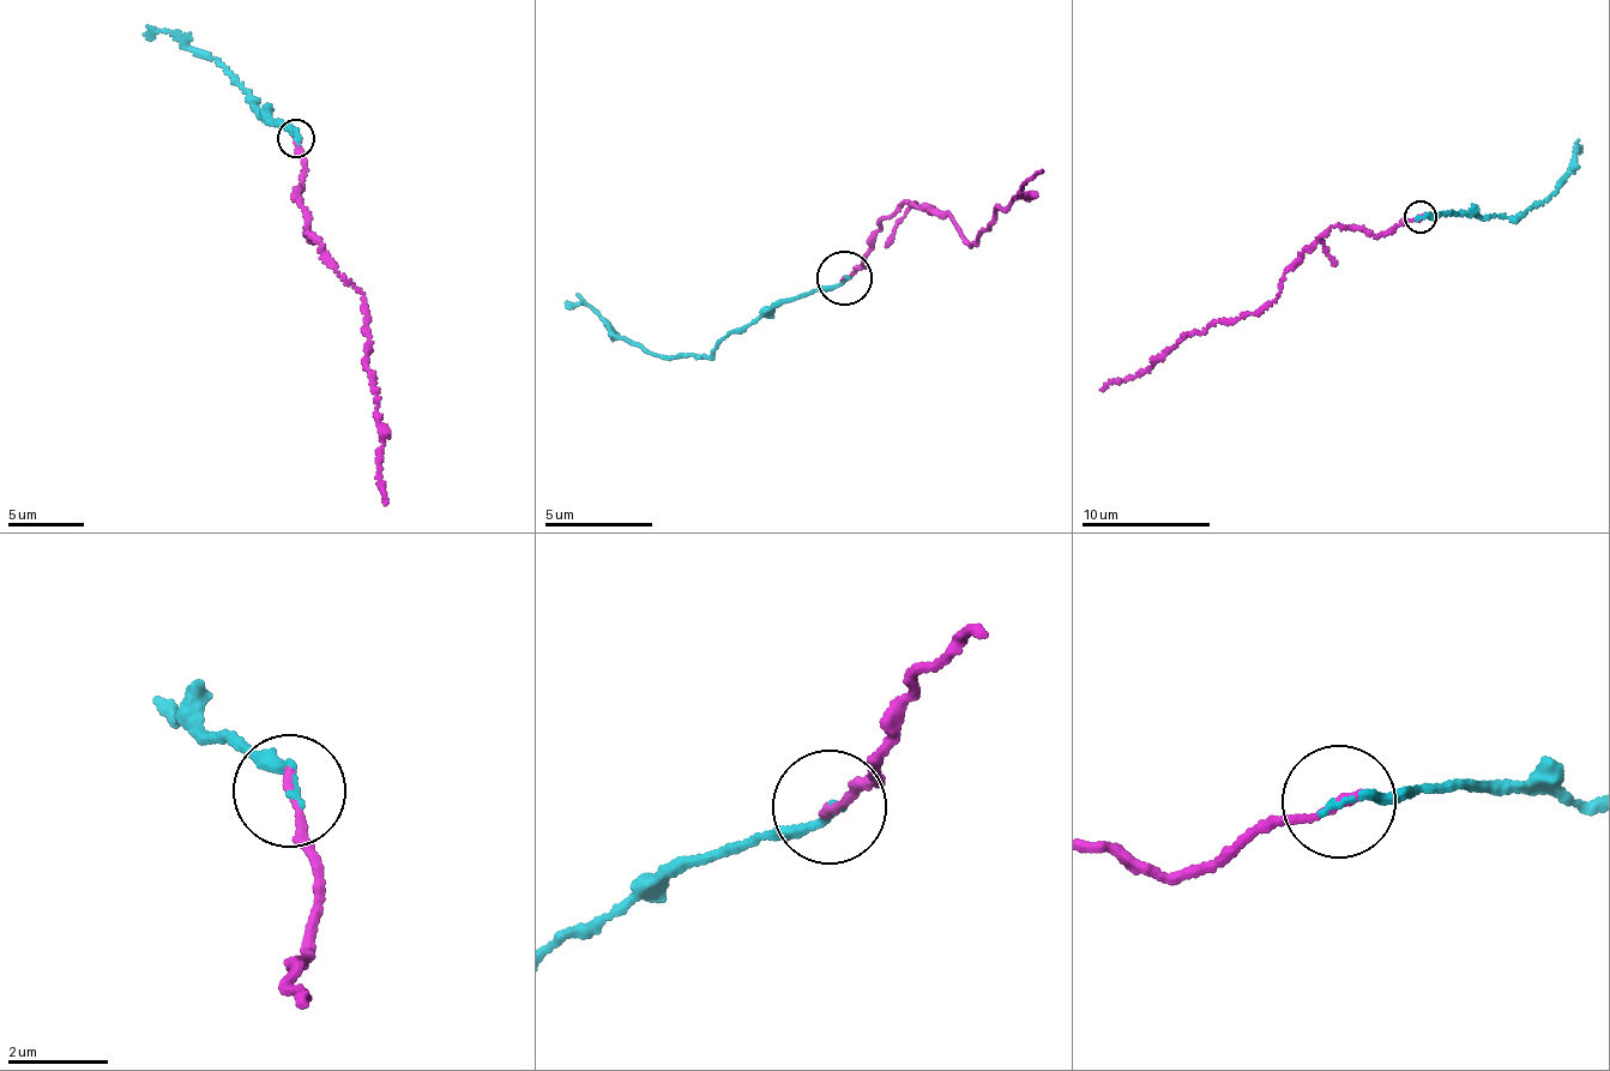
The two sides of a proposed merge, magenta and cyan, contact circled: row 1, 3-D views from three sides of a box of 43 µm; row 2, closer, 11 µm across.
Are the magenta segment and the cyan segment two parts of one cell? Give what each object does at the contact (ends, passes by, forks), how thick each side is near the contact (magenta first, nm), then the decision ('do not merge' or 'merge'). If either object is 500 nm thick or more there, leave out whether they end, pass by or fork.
magenta ends; cyan ends; calibres 200 and 110 nm; do not merge

